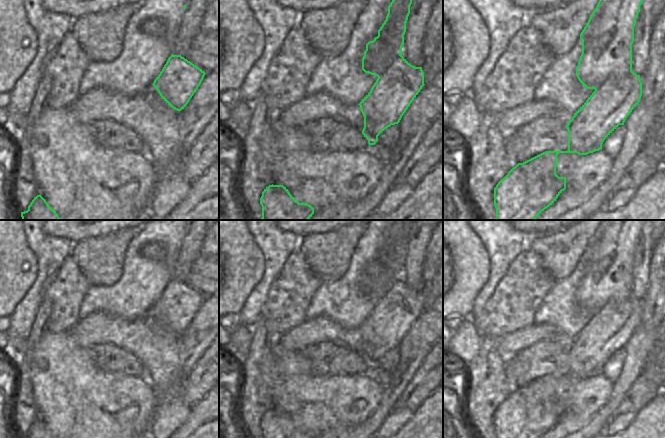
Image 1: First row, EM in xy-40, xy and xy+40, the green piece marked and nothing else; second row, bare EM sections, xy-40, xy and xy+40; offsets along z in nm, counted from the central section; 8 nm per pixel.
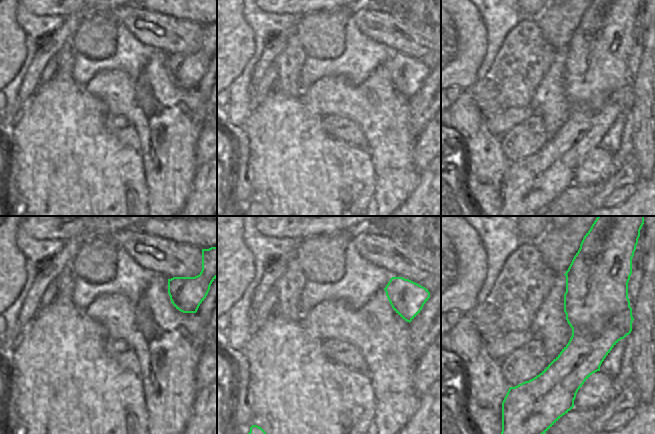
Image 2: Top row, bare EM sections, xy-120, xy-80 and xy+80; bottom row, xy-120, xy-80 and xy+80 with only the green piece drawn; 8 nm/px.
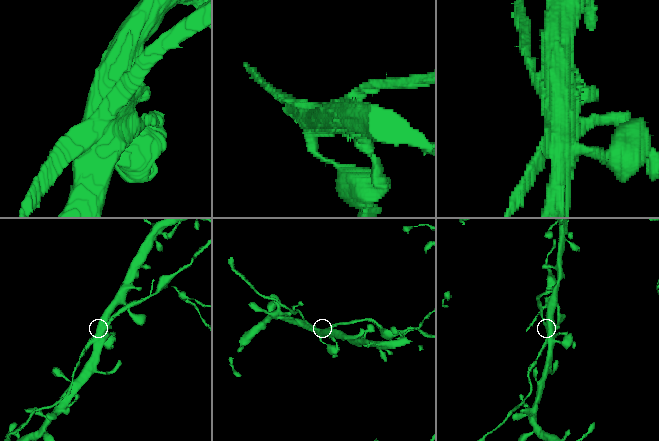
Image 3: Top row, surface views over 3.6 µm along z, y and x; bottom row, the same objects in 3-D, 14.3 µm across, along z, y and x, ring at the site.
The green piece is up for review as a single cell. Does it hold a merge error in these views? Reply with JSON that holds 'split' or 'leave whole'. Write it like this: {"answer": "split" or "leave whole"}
{"answer": "split"}

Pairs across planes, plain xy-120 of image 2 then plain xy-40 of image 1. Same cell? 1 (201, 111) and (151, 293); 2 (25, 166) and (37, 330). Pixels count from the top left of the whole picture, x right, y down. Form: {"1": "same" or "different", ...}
{"1": "different", "2": "different"}

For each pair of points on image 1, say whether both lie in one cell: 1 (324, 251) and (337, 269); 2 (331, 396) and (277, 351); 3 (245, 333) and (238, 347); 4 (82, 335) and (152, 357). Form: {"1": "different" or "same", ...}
{"1": "same", "2": "same", "3": "same", "4": "same"}

